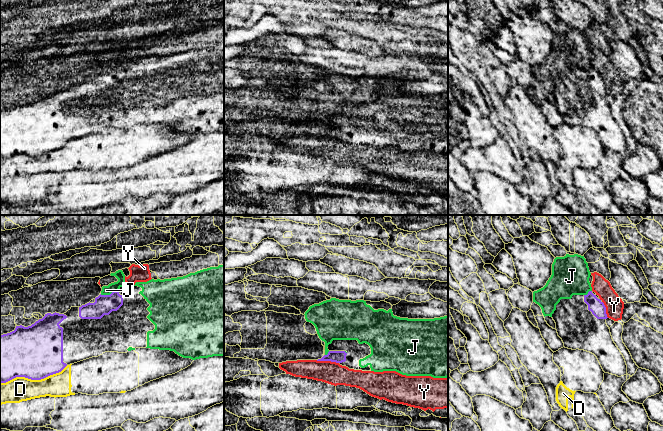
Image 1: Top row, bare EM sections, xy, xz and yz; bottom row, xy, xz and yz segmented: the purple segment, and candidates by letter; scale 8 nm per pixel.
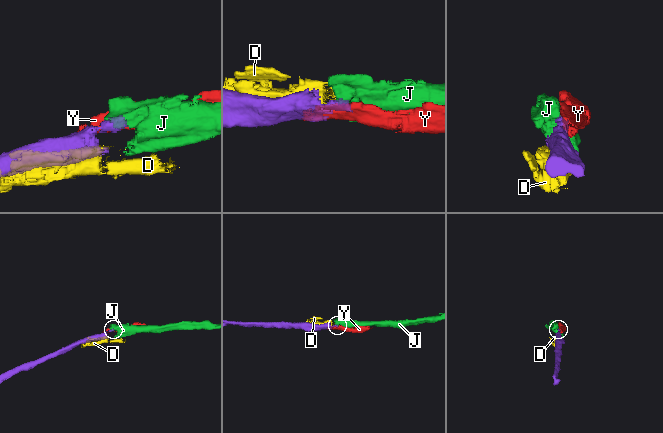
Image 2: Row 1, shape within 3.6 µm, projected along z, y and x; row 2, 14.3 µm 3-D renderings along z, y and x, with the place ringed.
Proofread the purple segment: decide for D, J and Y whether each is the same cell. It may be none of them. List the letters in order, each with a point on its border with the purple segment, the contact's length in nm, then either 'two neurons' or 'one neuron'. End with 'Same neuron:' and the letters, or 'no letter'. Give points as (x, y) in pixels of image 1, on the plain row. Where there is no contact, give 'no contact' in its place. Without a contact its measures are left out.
D: xy (33, 155) | 550 nm | two neurons
J: xy (110, 70) | 150 nm | one neuron
Y: xz (327, 136) | 190 nm | two neurons
Same neuron: J

